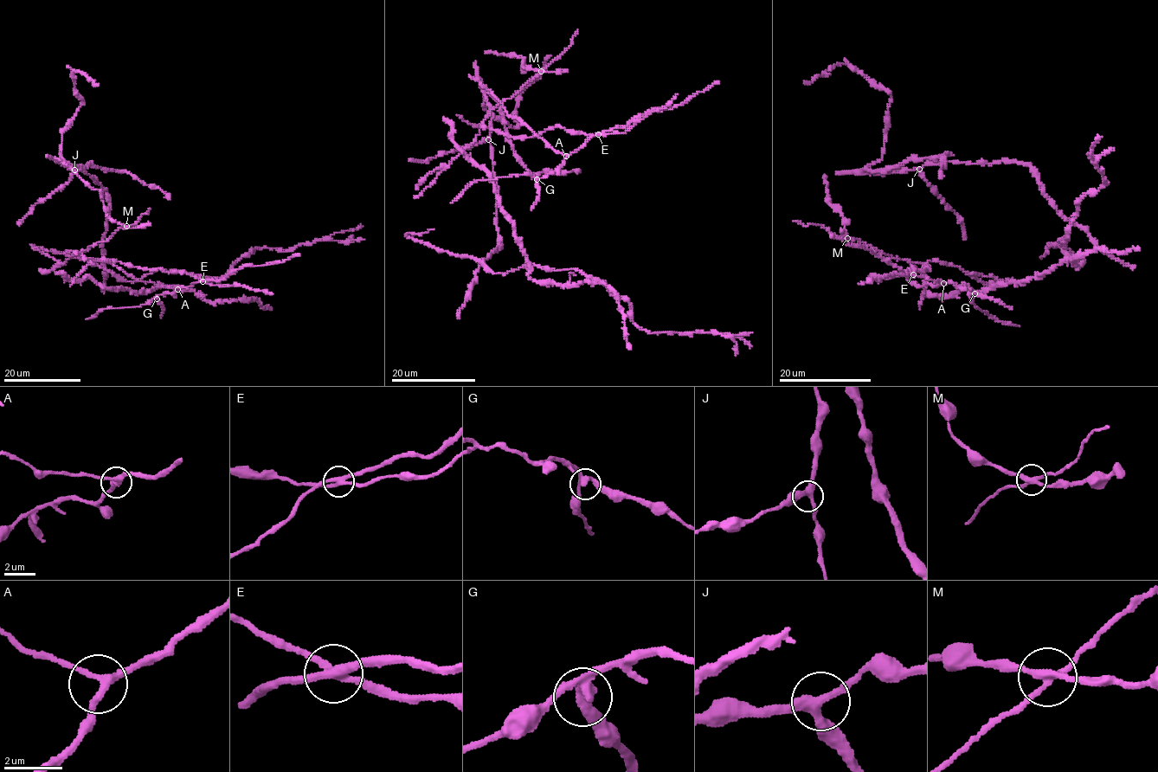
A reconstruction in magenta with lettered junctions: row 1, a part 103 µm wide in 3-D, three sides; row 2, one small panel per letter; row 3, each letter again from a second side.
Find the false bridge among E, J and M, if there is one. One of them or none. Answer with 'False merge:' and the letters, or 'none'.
False merge: E

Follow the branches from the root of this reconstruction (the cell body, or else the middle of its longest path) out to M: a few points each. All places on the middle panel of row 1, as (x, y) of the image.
M: (487, 115), (541, 71)

